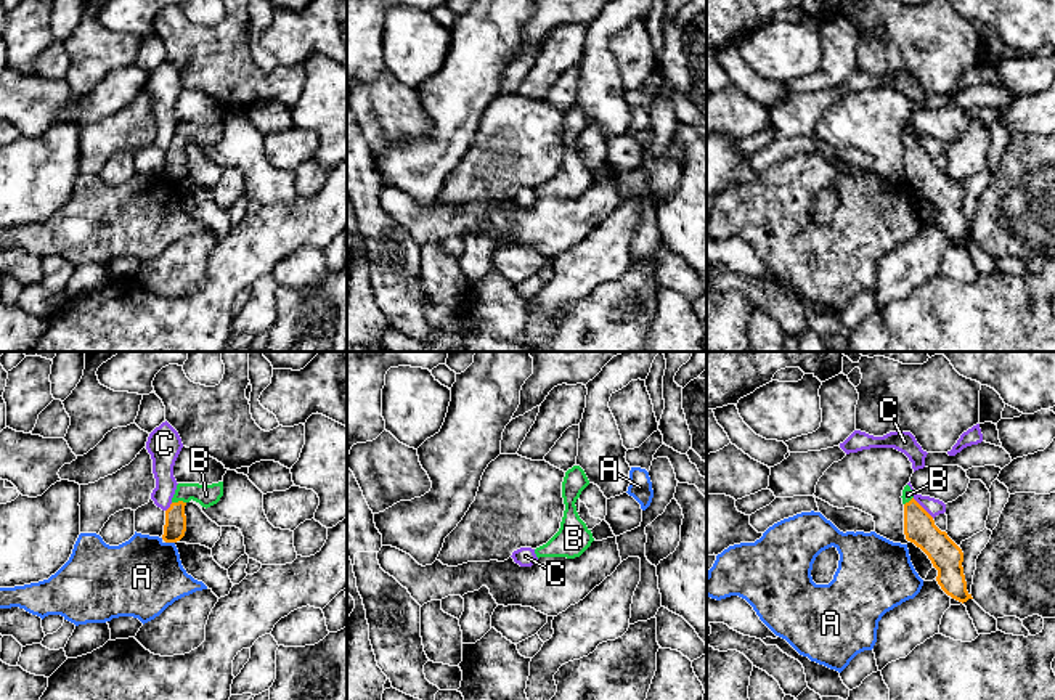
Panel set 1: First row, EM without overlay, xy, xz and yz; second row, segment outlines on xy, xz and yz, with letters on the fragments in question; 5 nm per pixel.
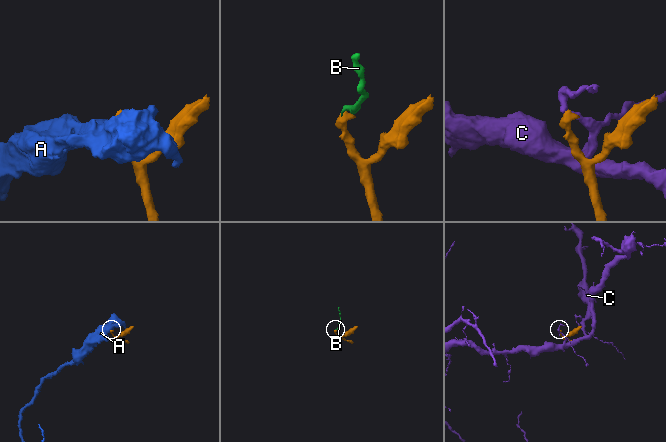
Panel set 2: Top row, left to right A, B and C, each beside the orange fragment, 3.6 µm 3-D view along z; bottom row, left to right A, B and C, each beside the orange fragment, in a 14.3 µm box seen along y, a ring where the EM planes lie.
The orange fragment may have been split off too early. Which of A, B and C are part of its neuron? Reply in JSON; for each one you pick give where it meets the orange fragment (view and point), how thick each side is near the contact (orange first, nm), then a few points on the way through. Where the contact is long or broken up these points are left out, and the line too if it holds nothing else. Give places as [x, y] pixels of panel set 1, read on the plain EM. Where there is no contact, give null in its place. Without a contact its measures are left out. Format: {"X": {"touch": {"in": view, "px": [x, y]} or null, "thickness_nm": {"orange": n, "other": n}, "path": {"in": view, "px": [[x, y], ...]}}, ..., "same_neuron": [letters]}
{"B": {"touch": {"in": "xy", "px": [179, 142]}, "thickness_nm": {"orange": 110, "other": 110}, "path": {"in": "xy", "px": [[175, 161], [179, 142], [185, 135], [206, 135]]}}, "same_neuron": ["B"]}

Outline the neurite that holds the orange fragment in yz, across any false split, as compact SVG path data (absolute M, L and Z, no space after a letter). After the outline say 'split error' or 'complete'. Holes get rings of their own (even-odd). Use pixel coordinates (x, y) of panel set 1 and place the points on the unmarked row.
M909 125L902 130L904 144L904 175L906 180L920 188L933 207L938 210L936 222L941 230L959 242L973 239L967 231L967 222L963 215L963 193L962 189L941 172L933 157L914 140Z; split error

